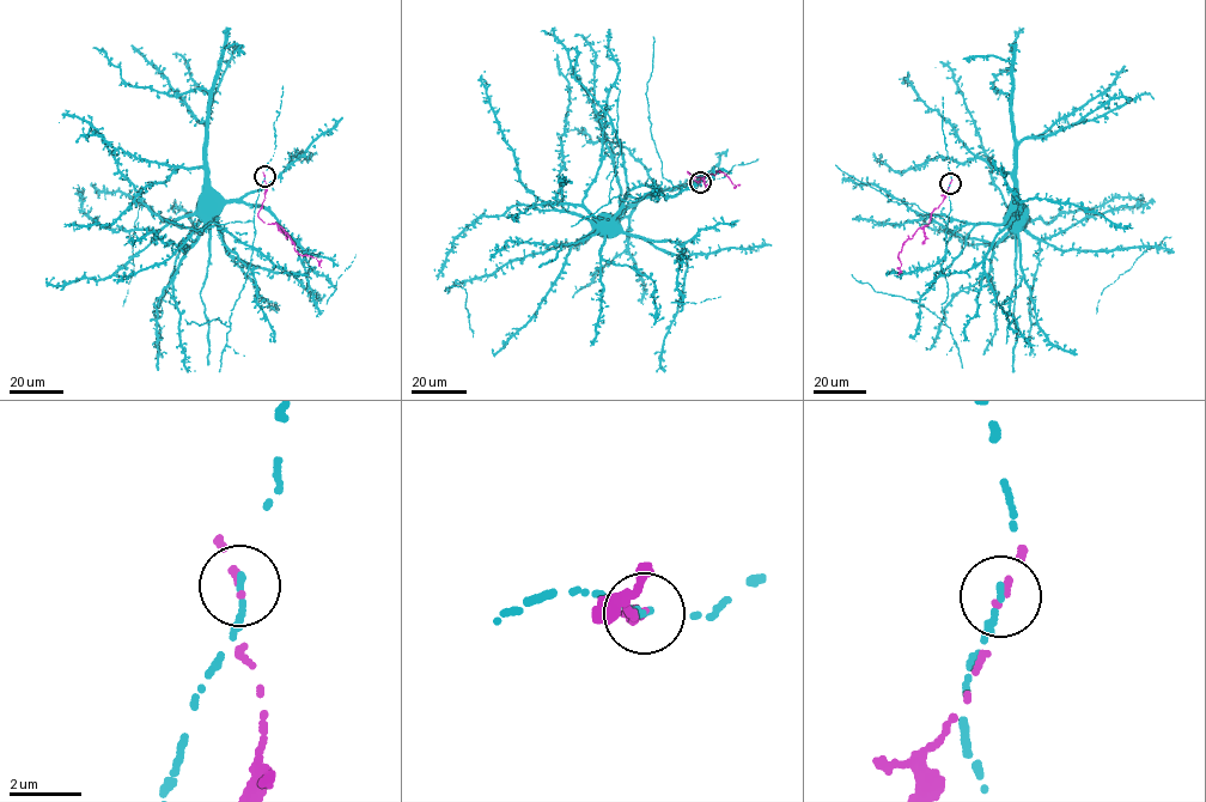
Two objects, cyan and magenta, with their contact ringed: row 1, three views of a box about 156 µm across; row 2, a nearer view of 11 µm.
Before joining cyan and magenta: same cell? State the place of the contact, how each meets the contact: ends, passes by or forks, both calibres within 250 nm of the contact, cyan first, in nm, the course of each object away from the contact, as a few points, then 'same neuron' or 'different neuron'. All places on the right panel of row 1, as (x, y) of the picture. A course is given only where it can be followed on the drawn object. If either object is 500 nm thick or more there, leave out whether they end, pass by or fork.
place (950, 183); cyan ends; magenta ends; calibres 180 and 180 nm; course cyan (950, 182), (946, 248), (952, 232), (962, 226), (1003, 223), (1013, 214); course magenta (950, 182), (927, 225), (919, 228), (903, 242), (897, 256), (901, 265), (899, 274); different neuron

